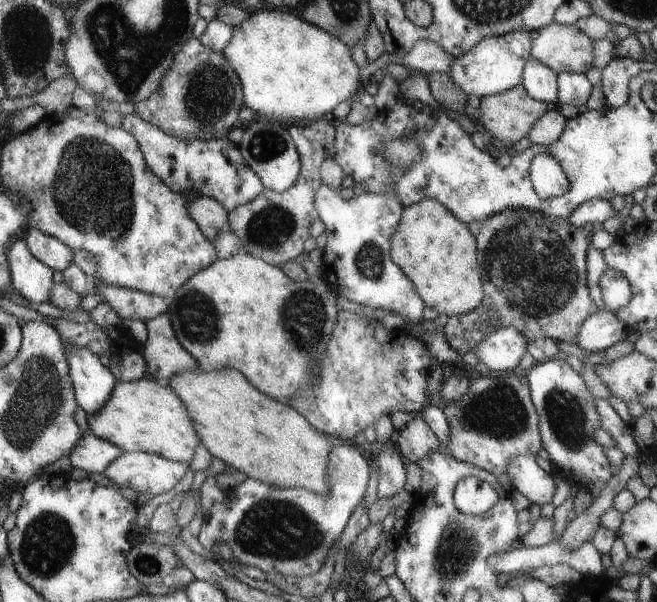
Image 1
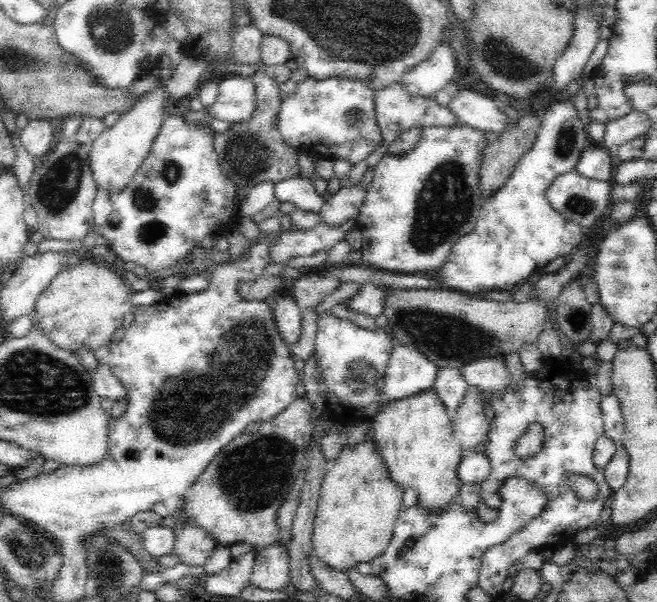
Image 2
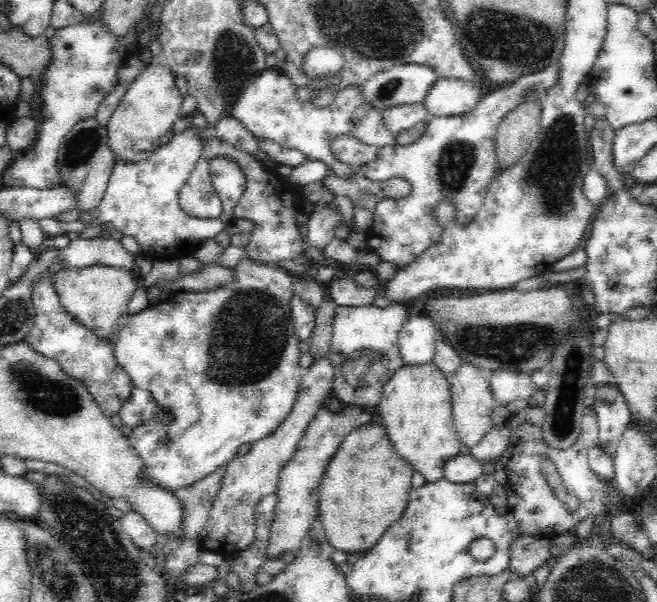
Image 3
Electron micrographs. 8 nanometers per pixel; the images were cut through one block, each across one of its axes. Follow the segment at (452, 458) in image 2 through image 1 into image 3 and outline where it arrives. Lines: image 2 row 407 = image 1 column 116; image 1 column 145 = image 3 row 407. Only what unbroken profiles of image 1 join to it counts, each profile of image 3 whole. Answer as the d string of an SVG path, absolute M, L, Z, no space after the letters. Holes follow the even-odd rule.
M434 360L428 364L404 364L396 370L388 384L384 384L376 408L396 454L412 464L414 470L422 472L426 482L440 480L444 476L444 464L464 452L454 428L450 378L434 364Z

